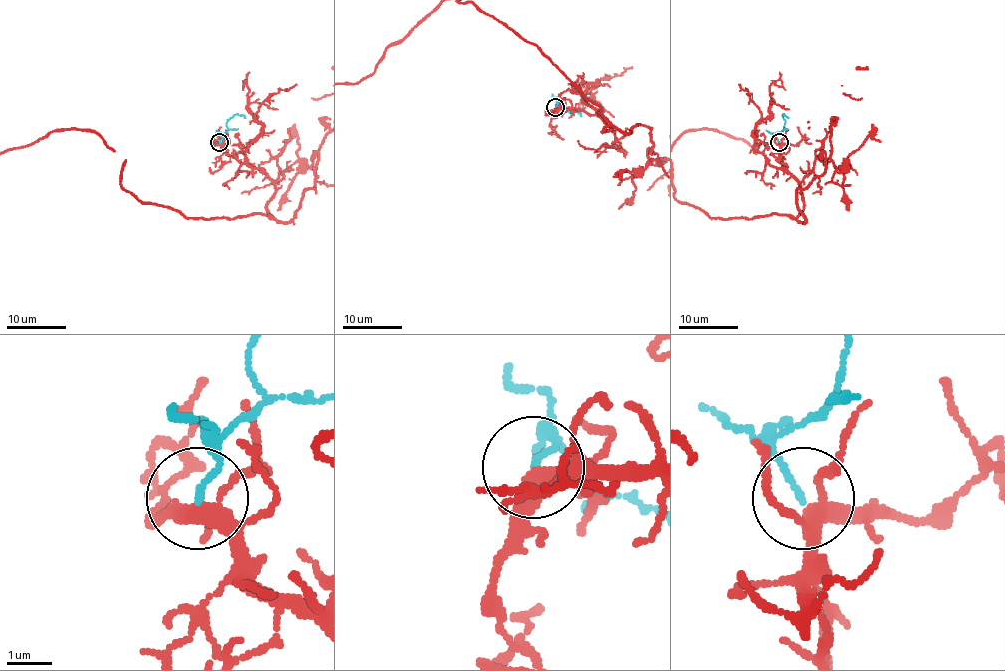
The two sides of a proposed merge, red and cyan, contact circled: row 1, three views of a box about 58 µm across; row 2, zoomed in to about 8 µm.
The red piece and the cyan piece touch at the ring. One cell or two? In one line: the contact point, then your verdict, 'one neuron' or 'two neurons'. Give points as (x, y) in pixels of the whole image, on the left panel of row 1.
at (219, 142); one neuron

